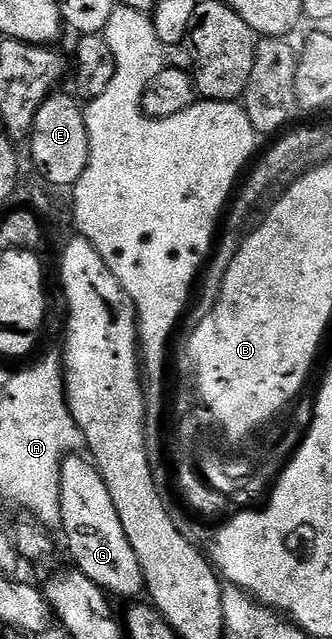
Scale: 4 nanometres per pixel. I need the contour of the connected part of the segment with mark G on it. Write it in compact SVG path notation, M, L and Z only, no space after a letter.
M78 452L68 454L60 468L61 533L66 533L66 546L81 574L115 599L134 598L143 593L146 584L140 560L136 560L136 552L132 552L132 544L124 536L124 524L116 516L116 504L108 496L108 484L104 484L93 461L82 456Z

